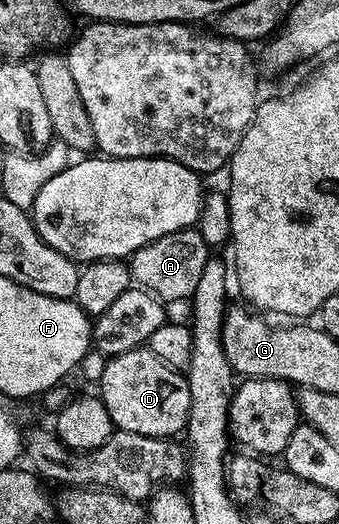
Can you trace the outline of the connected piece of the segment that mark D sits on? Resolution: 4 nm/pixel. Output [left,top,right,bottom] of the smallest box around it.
[98,348,190,438]

